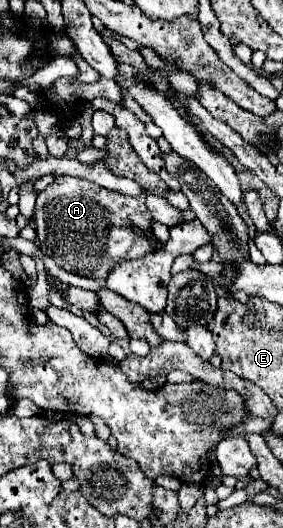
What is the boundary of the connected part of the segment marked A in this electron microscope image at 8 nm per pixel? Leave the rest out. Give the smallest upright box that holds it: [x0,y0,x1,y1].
[33,178,155,280]

